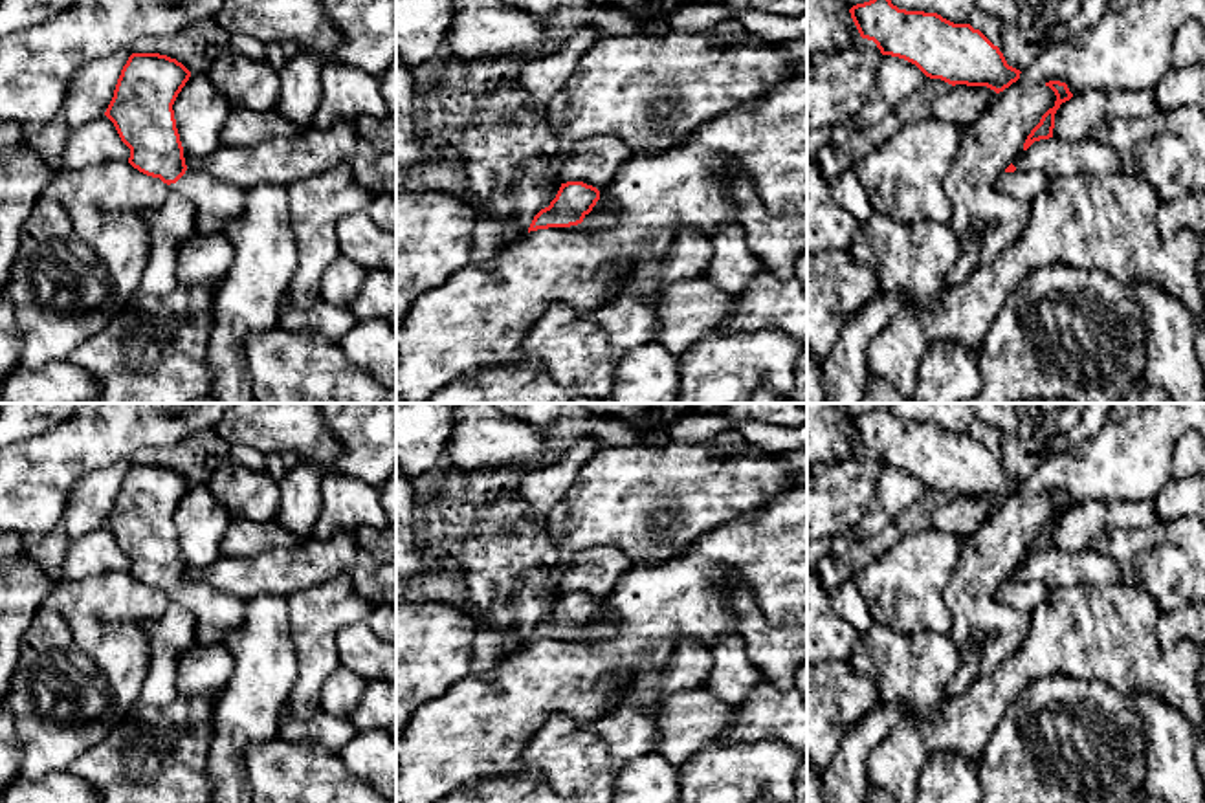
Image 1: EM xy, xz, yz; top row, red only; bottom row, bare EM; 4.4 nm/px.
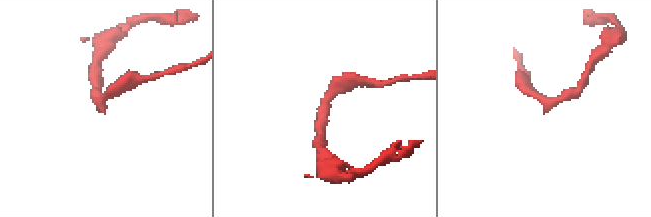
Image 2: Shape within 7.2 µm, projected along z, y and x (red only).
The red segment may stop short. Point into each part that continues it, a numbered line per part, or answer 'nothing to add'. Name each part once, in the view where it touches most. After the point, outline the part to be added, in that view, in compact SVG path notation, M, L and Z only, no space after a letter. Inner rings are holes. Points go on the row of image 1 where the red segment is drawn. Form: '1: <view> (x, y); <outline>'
1: xz (602, 213); M598 189L600 191L600 189ZM605 189L600 191L600 200L589 214L585 214L580 227L607 227L613 220L614 202L605 196Z

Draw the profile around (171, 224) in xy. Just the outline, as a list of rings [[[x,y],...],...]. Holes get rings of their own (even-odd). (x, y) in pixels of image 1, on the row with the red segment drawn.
[[[171,191],[160,207],[143,213],[143,220],[150,229],[150,257],[138,293],[163,297],[178,284],[178,253],[196,233],[196,209],[185,196]]]

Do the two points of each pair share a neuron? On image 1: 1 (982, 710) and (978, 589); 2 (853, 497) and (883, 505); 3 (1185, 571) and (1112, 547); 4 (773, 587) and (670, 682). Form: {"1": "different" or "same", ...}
{"1": "different", "2": "different", "3": "same", "4": "different"}

